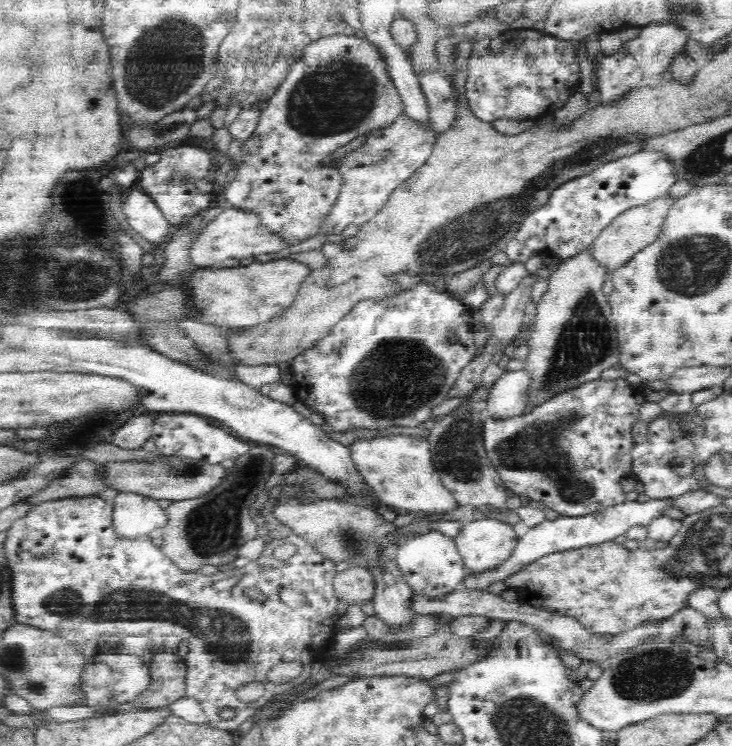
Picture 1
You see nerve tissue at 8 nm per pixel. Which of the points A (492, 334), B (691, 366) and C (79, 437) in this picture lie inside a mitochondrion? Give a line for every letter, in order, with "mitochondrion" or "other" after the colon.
A: other
B: other
C: other

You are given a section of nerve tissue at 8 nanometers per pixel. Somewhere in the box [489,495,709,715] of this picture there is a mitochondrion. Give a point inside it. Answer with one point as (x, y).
(655, 674)

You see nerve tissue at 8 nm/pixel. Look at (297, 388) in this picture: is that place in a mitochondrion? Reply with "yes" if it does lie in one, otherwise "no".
no

